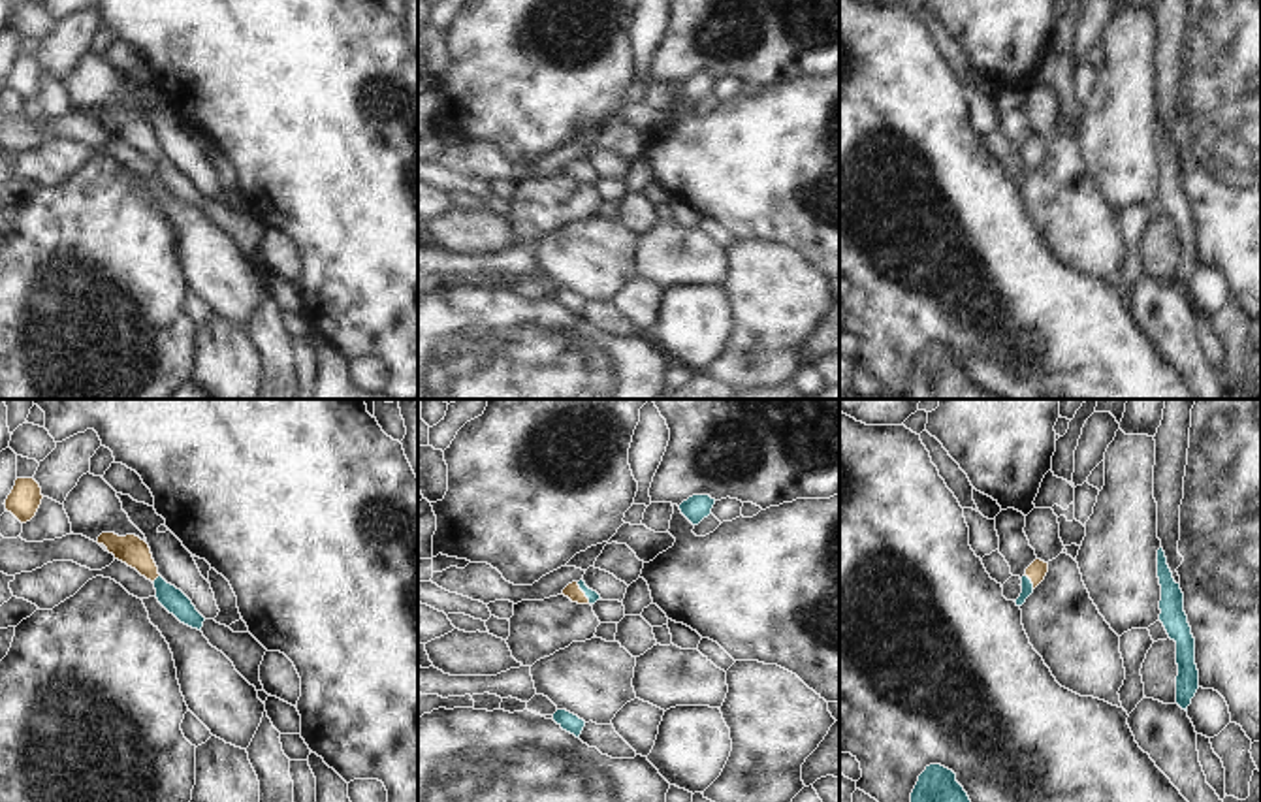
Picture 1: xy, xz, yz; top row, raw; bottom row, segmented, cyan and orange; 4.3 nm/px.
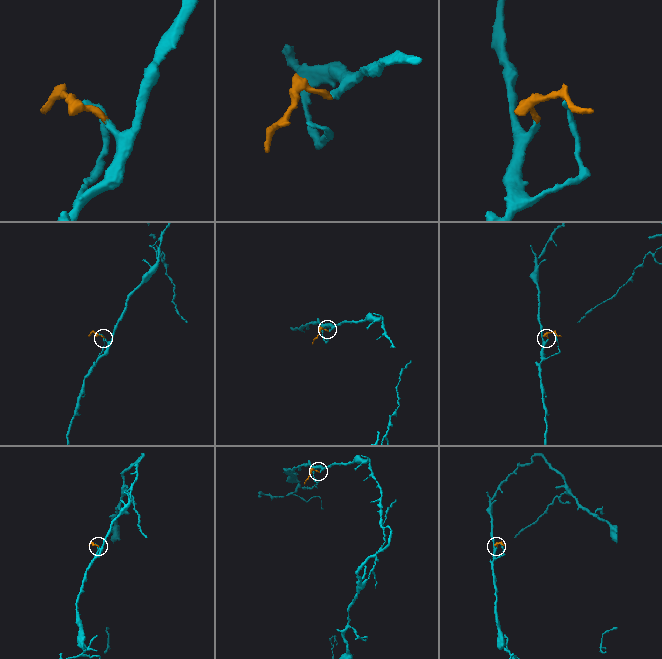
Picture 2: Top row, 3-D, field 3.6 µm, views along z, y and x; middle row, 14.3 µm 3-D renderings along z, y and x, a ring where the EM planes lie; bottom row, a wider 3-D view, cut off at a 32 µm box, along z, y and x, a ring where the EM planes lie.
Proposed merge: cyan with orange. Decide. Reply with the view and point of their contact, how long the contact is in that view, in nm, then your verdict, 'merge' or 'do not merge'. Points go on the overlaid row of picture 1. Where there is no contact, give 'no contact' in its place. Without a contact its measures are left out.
xz (584, 592) | 110 nm | merge

